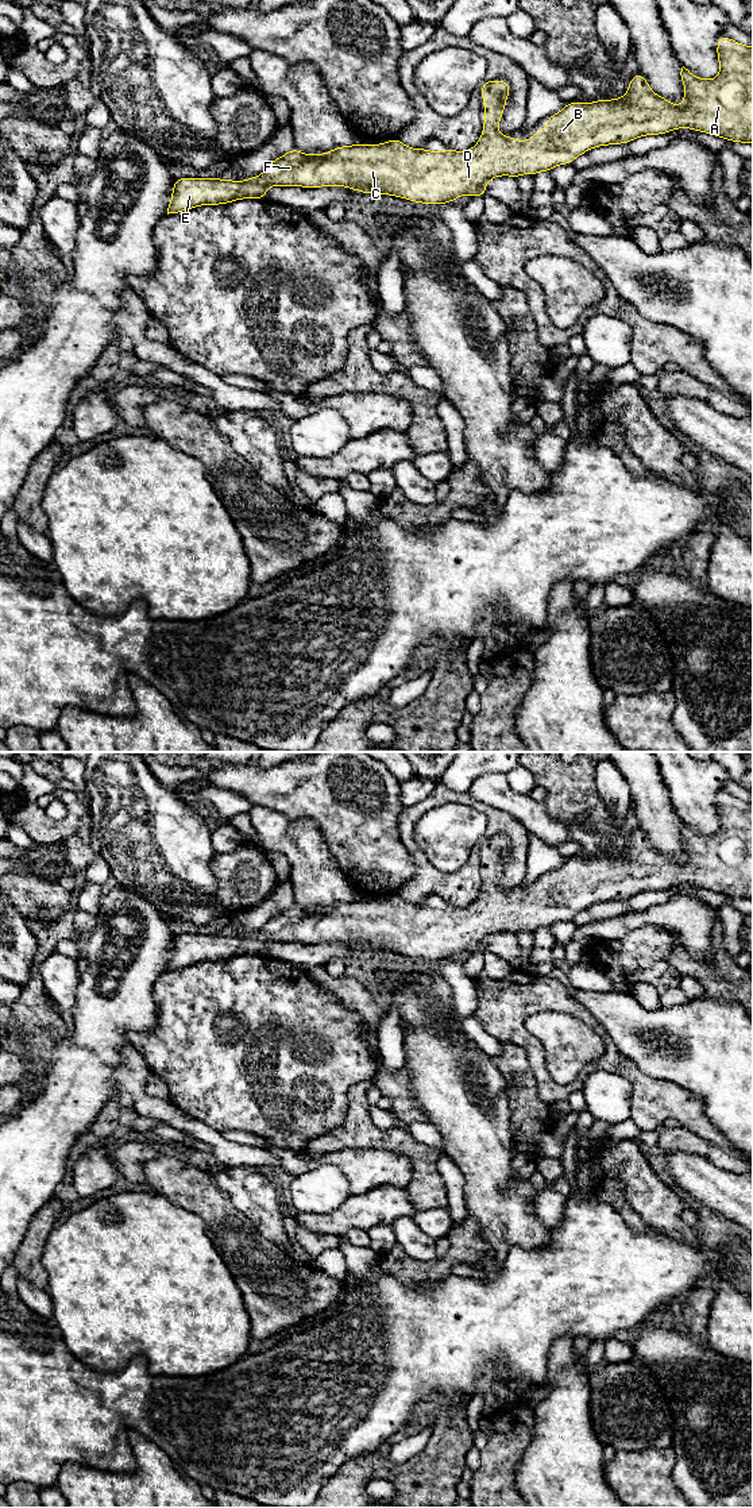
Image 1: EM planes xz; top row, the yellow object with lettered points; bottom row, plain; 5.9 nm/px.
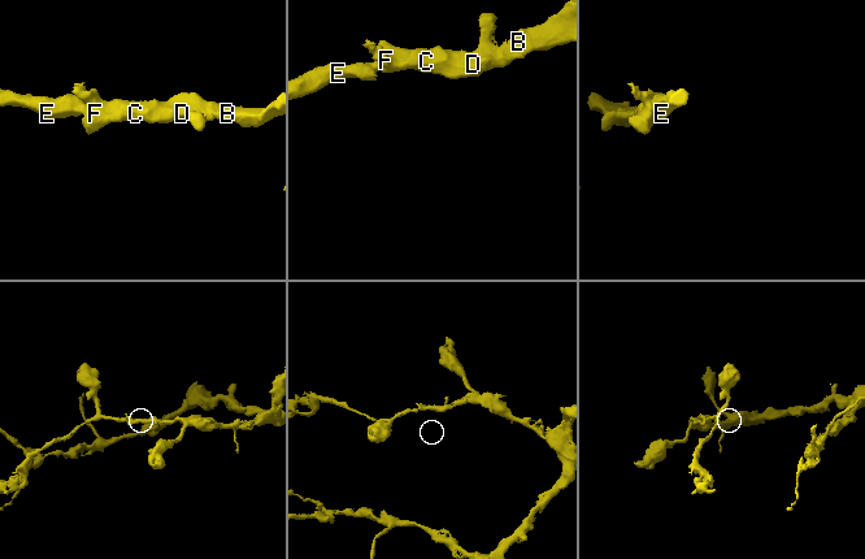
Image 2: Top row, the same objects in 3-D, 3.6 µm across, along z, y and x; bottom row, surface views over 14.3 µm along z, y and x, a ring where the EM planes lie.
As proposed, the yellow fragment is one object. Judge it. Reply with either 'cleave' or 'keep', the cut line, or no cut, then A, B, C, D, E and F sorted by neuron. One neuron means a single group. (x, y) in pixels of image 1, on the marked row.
keep; no cut; A B C D E F

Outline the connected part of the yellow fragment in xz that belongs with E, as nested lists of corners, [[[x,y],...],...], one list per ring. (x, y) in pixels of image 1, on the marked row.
[[[721,35],[717,42],[717,57],[721,70],[713,80],[695,77],[688,69],[681,68],[684,101],[680,107],[656,95],[646,78],[636,72],[625,96],[587,104],[567,103],[560,112],[547,117],[545,128],[540,132],[534,130],[532,138],[525,142],[502,135],[497,130],[510,95],[509,82],[484,80],[480,84],[480,97],[484,101],[483,131],[478,143],[470,150],[412,149],[397,138],[379,144],[339,146],[327,154],[304,154],[293,147],[287,154],[270,162],[260,176],[244,181],[177,178],[167,215],[200,205],[221,205],[244,198],[263,200],[267,197],[269,186],[316,189],[340,185],[364,194],[389,194],[413,203],[441,205],[463,194],[484,197],[487,182],[495,177],[509,176],[517,180],[524,173],[534,177],[538,171],[551,171],[557,165],[572,165],[575,158],[591,149],[625,144],[637,138],[663,135],[679,128],[706,132],[737,143],[753,143],[753,47]]]

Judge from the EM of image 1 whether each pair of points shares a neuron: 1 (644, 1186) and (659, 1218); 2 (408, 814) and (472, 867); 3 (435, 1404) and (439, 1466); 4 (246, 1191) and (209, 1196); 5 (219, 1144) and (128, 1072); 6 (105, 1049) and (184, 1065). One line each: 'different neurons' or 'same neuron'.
1: same neuron
2: same neuron
3: same neuron
4: different neurons
5: same neuron
6: different neurons

